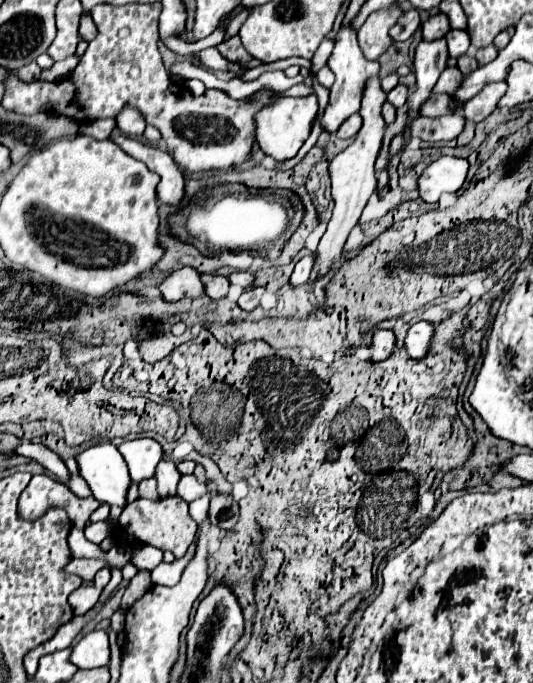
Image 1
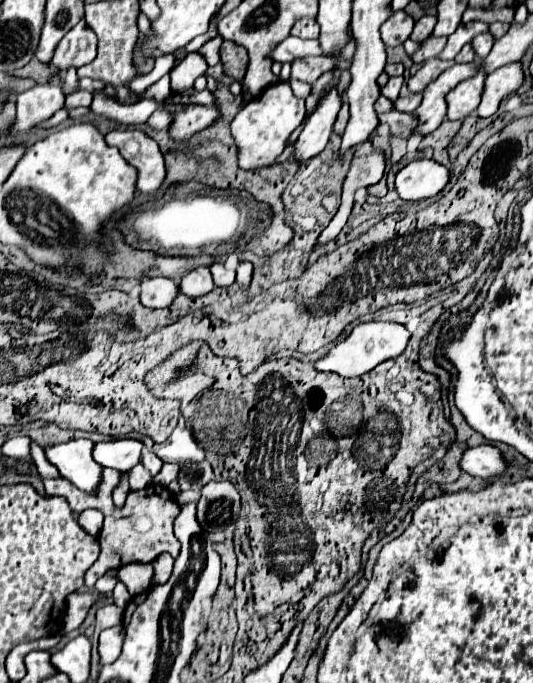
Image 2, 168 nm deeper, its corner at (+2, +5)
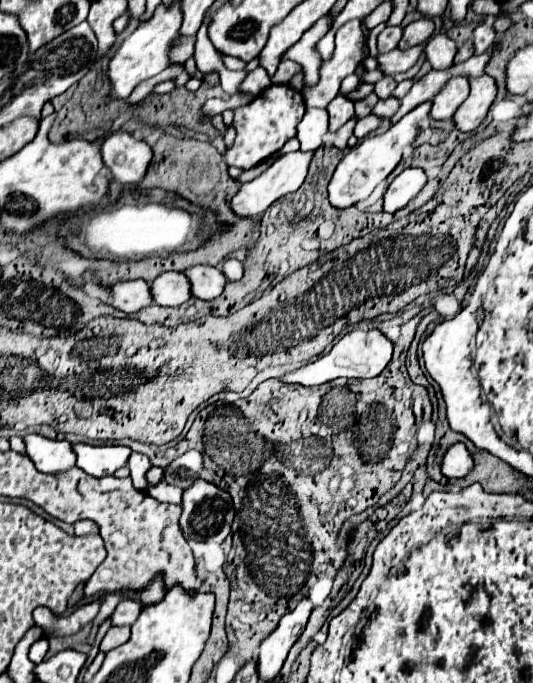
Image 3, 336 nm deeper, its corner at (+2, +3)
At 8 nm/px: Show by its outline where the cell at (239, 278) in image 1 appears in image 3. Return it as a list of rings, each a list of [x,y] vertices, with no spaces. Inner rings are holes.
[[[194,266],[186,268],[184,276],[190,280],[190,292],[194,298],[200,300],[214,300],[222,294],[226,278],[214,266]]]

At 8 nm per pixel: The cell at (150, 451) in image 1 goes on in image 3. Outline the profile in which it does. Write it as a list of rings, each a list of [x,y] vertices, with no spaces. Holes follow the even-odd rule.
[[[72,444],[72,448],[76,454],[76,466],[94,478],[114,474],[118,468],[126,466],[128,456],[132,454],[132,450],[126,446]]]

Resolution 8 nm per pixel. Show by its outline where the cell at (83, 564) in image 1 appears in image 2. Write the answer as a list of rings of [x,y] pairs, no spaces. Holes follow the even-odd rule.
[[[104,470],[104,484],[100,486],[96,496],[90,496],[82,490],[78,490],[72,482],[66,482],[64,478],[44,478],[45,494],[60,494],[68,500],[72,512],[80,514],[86,508],[98,508],[104,515],[103,527],[100,537],[106,539],[106,552],[108,548],[112,550],[112,554],[116,554],[120,560],[118,562],[110,562],[110,558],[98,558],[92,568],[86,572],[86,586],[94,588],[94,582],[104,576],[104,572],[108,568],[120,568],[124,564],[130,562],[152,562],[154,558],[158,558],[162,552],[170,552],[174,558],[180,552],[180,542],[174,536],[172,524],[174,518],[180,514],[180,506],[176,504],[174,494],[166,488],[166,486],[158,486],[158,484],[150,484],[142,490],[130,492],[126,498],[124,508],[116,508],[112,502],[112,488],[118,484],[118,470]]]

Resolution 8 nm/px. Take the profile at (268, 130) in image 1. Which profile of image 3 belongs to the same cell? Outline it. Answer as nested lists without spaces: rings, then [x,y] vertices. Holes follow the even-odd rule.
[[[278,84],[270,86],[262,94],[258,94],[250,104],[234,110],[234,130],[236,130],[236,142],[234,146],[224,154],[230,166],[250,170],[258,166],[262,160],[274,156],[290,138],[296,136],[296,126],[304,116],[304,98],[302,92],[294,90],[292,86]]]

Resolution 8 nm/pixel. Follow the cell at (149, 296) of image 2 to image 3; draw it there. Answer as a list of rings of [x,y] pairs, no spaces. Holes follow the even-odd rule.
[[[130,280],[130,282],[118,282],[110,288],[110,300],[106,300],[108,306],[132,314],[136,310],[142,310],[150,306],[152,296],[150,296],[150,284],[144,280]]]

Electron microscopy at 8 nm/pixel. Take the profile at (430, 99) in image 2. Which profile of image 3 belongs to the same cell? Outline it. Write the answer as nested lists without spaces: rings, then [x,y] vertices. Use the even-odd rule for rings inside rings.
[[[430,102],[420,104],[418,108],[414,108],[412,112],[408,112],[400,122],[396,122],[394,126],[390,126],[390,130],[386,134],[380,136],[366,136],[362,138],[336,166],[334,176],[328,184],[328,200],[334,208],[350,208],[360,200],[366,200],[374,188],[398,166],[400,158],[402,158],[402,150],[404,146],[412,144],[414,138],[418,136],[418,128],[414,126],[418,120],[426,118],[430,114]]]

